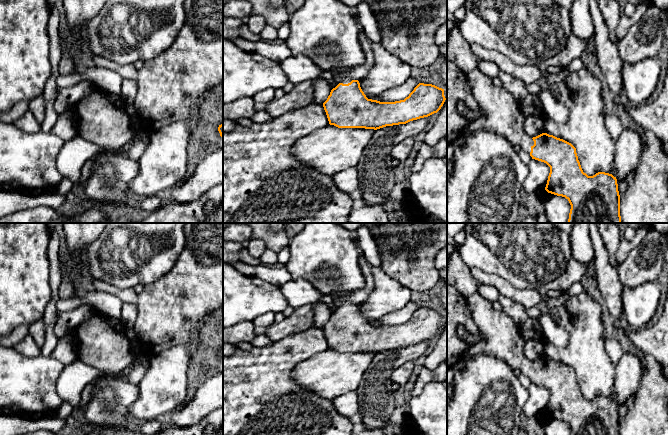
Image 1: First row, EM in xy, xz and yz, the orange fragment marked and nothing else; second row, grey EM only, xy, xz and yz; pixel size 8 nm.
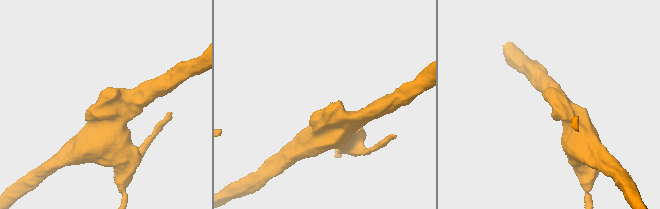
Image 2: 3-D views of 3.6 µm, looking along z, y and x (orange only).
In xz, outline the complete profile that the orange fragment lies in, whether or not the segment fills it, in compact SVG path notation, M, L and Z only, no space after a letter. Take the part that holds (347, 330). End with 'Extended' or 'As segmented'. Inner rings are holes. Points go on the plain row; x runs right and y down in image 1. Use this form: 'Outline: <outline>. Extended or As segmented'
Outline: M343 302L323 331L330 349L377 354L428 341L437 337L445 324L444 313L419 307L404 324L380 326L368 323L358 304Z. Extended

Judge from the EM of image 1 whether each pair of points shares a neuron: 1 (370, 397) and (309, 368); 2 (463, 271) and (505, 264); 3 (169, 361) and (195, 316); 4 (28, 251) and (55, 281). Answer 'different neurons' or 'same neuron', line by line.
1: different neurons
2: different neurons
3: different neurons
4: different neurons

